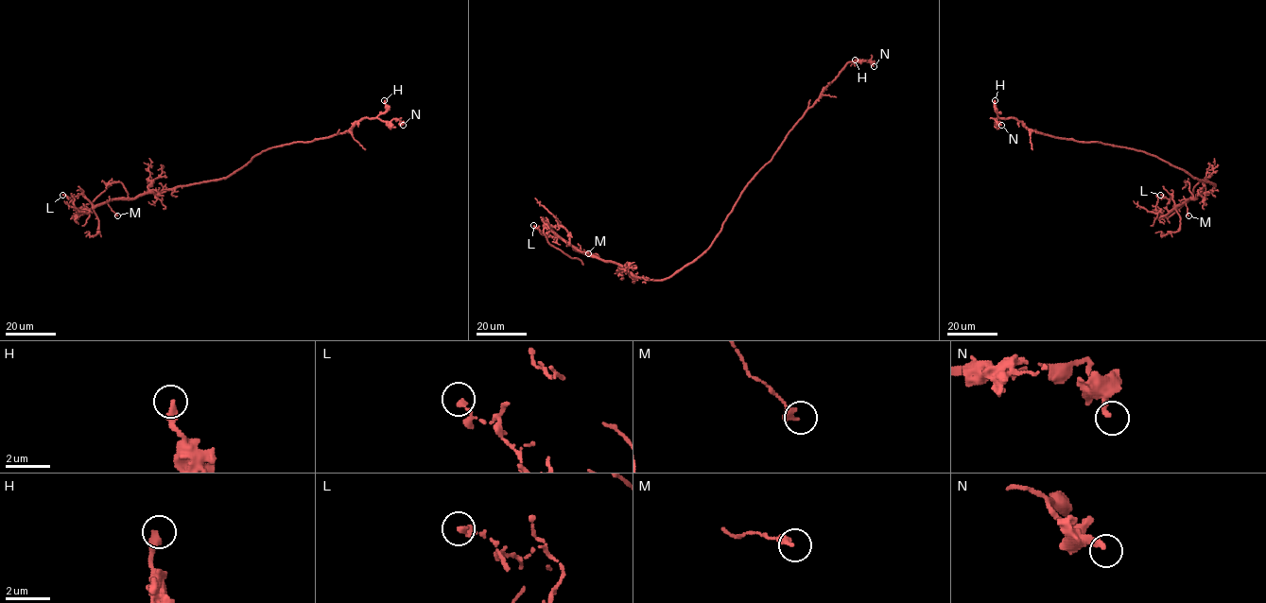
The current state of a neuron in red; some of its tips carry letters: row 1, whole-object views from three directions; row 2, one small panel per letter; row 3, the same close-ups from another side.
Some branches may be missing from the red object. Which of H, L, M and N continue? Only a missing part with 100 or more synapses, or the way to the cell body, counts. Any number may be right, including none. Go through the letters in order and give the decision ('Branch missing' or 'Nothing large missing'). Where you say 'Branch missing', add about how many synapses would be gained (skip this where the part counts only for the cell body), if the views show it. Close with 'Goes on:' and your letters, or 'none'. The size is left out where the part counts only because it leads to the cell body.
H: Nothing large missing
L: Nothing large missing
M: Nothing large missing
N: Nothing large missing
Goes on: none

